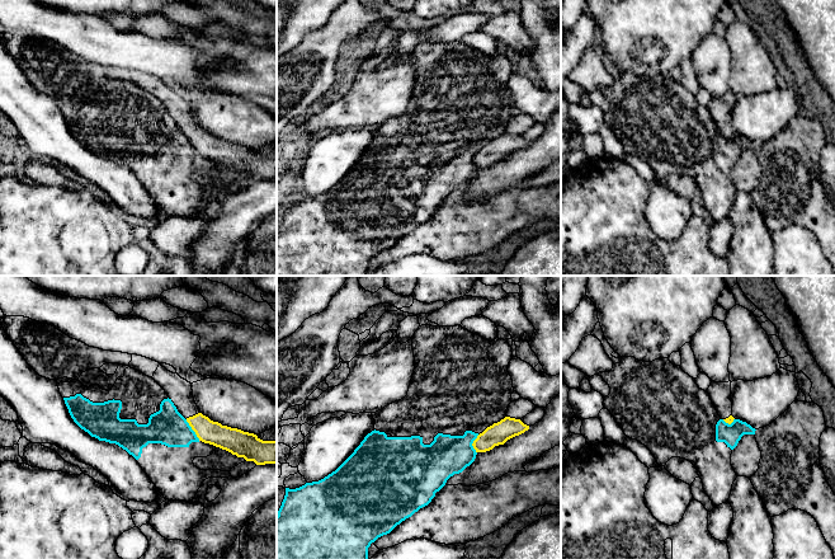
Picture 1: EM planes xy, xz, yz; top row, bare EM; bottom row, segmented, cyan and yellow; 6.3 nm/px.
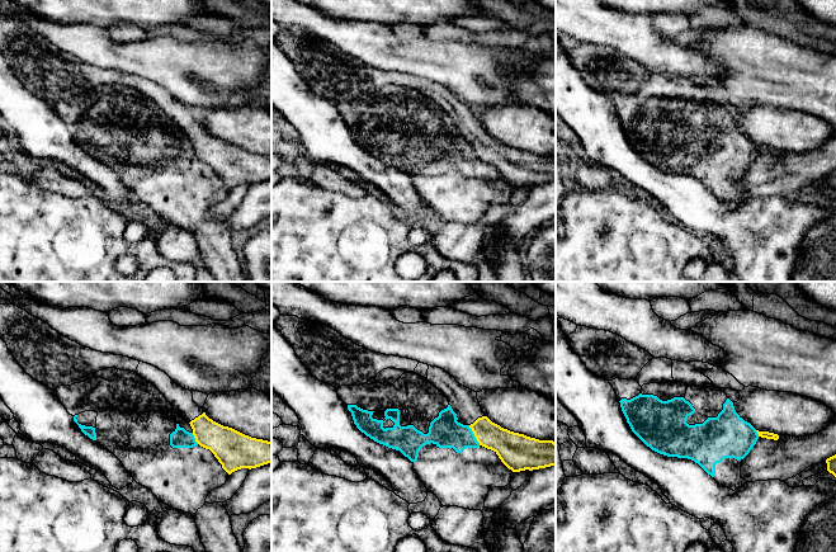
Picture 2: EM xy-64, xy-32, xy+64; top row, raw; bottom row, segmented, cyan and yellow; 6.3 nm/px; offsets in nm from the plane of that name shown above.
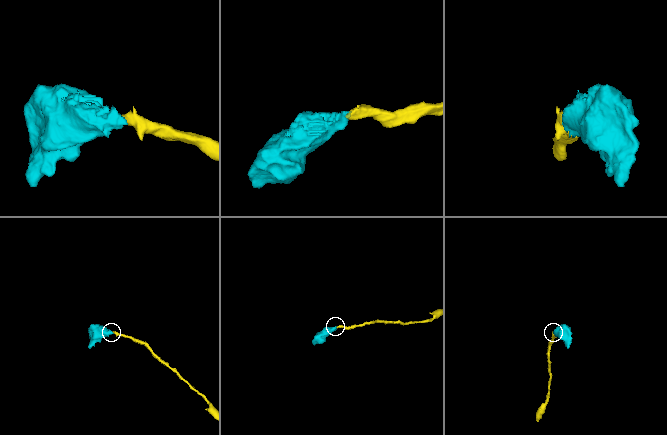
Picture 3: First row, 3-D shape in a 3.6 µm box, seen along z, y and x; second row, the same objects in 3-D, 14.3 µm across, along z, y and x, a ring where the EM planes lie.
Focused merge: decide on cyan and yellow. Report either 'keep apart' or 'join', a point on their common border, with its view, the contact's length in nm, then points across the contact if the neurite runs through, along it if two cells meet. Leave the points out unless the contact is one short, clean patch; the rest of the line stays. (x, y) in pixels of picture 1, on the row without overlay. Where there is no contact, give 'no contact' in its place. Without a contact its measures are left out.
keep apart | xy (192, 145) | 160 nm | along xy (185, 135), (199, 155)

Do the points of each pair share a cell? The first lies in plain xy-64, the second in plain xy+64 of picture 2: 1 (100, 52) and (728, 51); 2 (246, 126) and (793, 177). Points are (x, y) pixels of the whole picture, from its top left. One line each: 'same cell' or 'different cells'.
1: different cells
2: different cells

